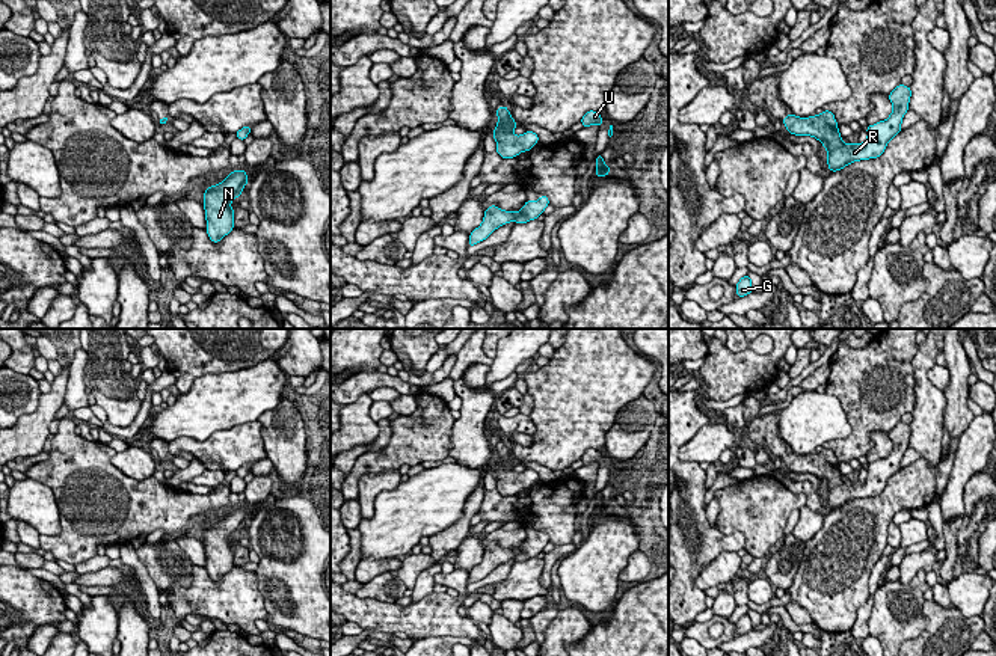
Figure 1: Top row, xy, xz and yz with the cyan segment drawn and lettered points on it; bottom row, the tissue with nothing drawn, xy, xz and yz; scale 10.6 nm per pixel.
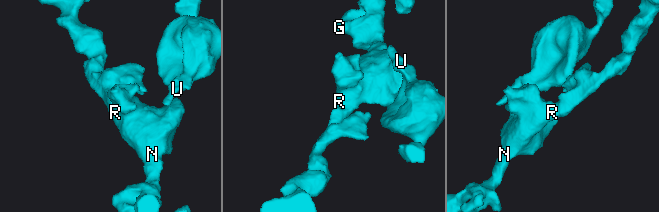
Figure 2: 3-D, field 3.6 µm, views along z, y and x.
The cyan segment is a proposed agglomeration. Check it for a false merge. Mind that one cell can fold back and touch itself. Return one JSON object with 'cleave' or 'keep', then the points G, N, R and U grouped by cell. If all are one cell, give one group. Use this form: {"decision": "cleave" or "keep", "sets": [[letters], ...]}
{"decision": "keep", "sets": [["G", "N", "R", "U"]]}

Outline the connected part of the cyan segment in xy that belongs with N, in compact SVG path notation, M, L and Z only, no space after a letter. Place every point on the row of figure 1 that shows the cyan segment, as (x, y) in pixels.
M246 169L231 172L220 184L211 185L204 193L207 234L219 243L234 229L234 210L231 202L238 198L247 184Z

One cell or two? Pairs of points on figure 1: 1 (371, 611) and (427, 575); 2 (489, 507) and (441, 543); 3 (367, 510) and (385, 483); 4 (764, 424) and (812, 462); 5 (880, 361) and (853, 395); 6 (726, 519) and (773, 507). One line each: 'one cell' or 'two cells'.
1: two cells
2: two cells
3: one cell
4: one cell
5: one cell
6: one cell

